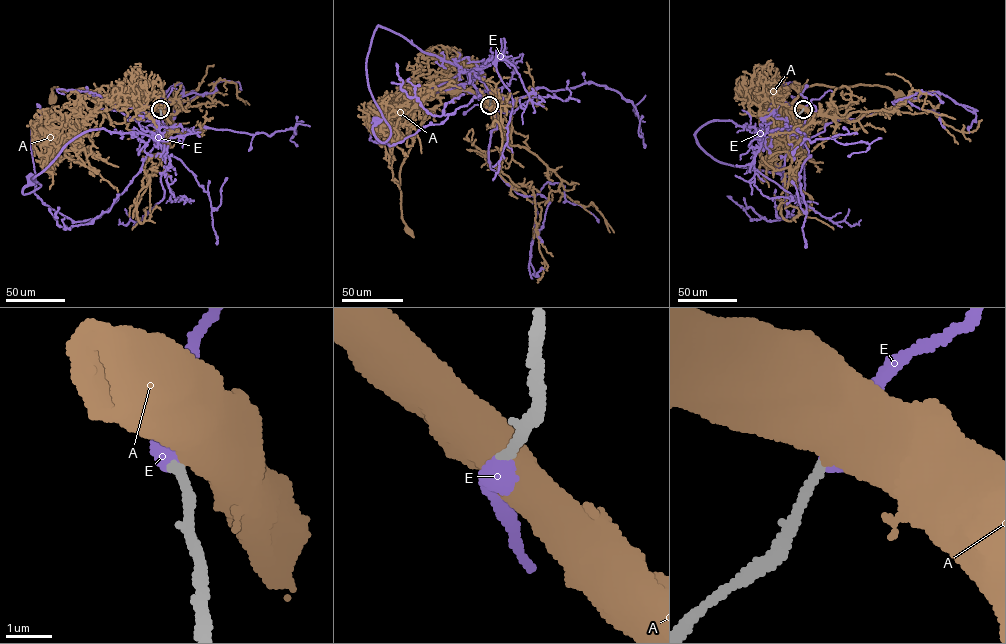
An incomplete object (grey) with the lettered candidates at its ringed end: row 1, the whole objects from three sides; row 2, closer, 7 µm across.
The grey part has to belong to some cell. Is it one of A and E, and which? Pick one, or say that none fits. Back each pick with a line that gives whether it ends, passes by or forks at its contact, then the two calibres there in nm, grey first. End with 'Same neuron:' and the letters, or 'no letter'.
E: it ends; calibres 240 and 550 nm
Same neuron: E

